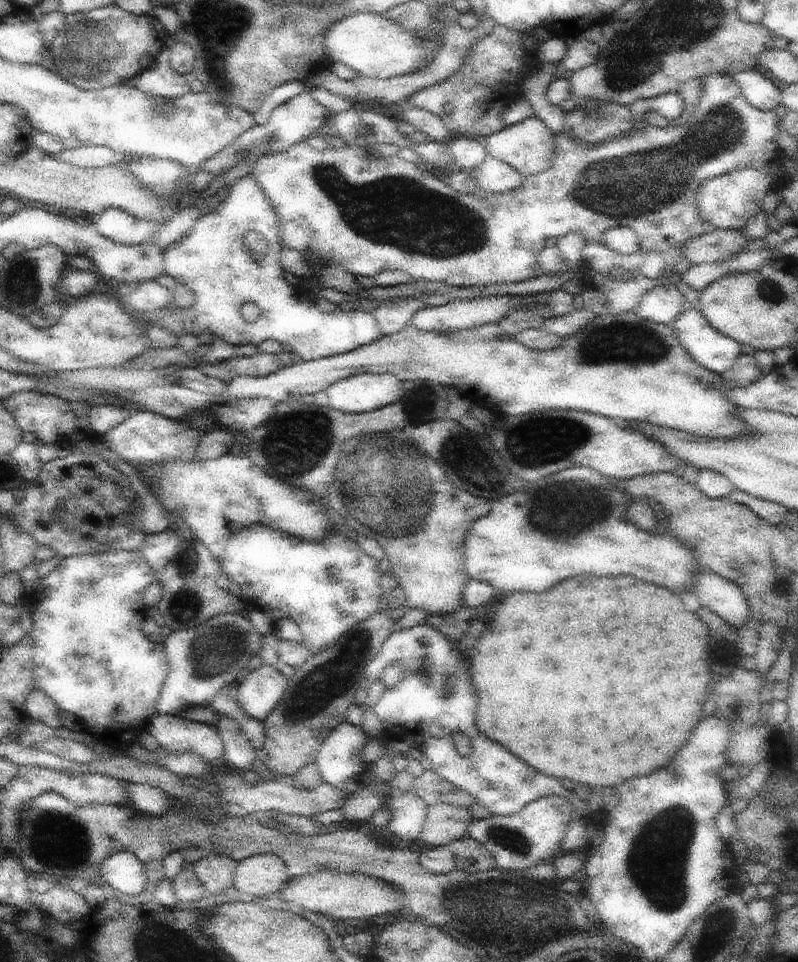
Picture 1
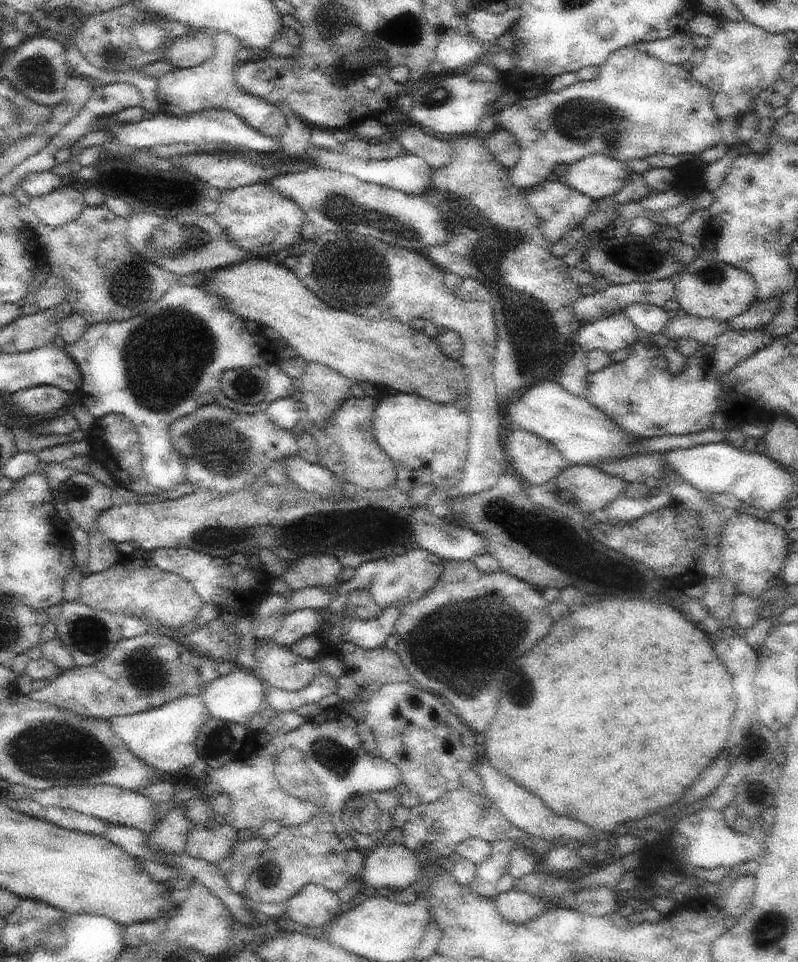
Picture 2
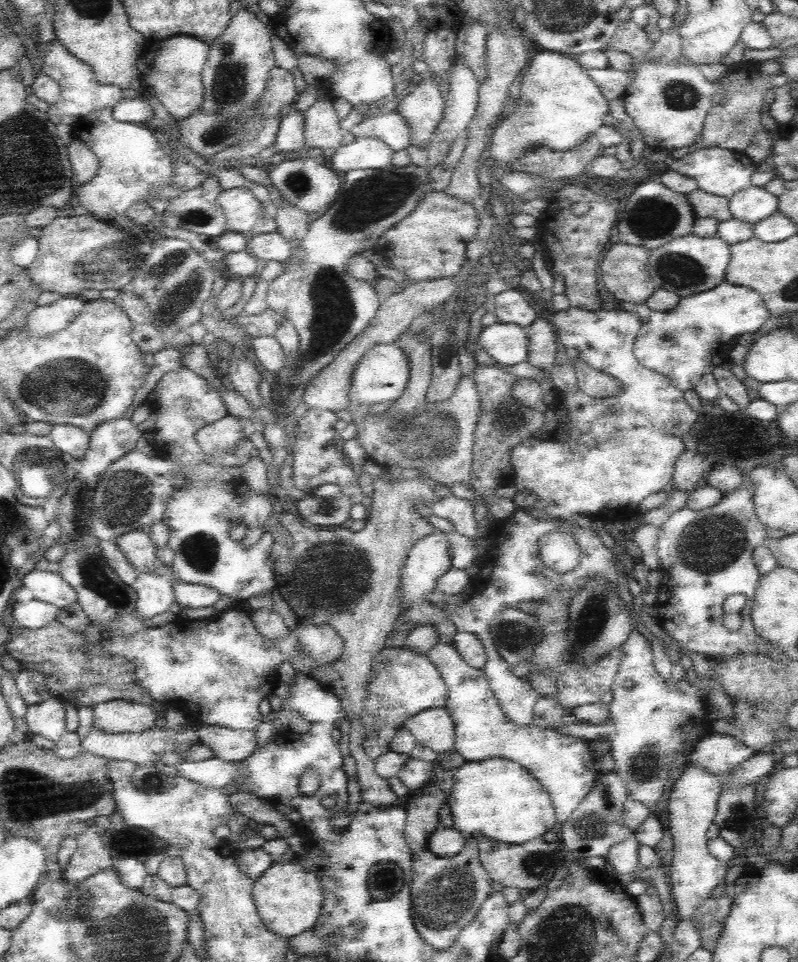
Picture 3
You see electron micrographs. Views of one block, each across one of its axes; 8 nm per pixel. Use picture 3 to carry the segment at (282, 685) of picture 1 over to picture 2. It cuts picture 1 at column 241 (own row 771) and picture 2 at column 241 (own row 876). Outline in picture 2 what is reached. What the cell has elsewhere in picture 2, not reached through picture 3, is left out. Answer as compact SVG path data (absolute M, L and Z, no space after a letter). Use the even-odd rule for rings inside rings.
M239 667L234 672L213 680L205 688L201 697L209 717L216 717L226 722L235 722L249 729L250 718L264 708L264 703L268 703L266 690L267 688L262 686L262 681L252 670Z

